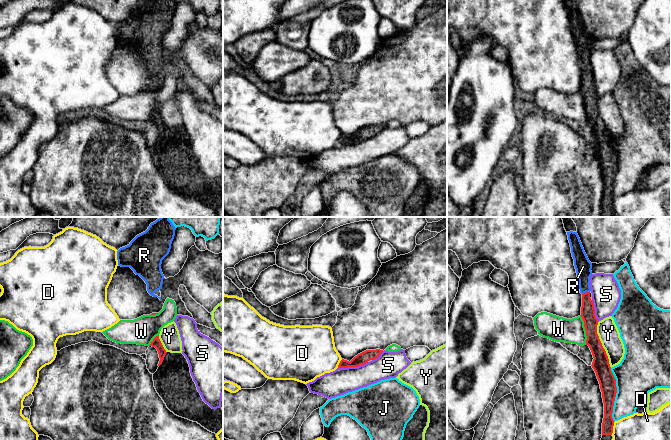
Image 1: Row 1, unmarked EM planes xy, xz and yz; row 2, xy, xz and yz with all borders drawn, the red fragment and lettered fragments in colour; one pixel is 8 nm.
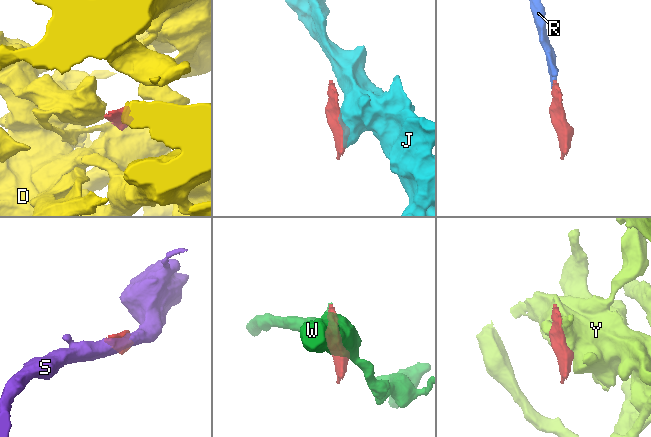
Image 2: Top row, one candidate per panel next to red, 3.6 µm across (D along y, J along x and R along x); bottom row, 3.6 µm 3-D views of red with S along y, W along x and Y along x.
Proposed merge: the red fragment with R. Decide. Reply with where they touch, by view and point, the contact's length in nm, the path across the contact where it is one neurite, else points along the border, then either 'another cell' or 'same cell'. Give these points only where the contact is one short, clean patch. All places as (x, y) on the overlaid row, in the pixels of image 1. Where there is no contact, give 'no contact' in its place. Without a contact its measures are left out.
meets red in yz at (586, 292); contact 70 nm long; runs through yz (587, 310), (586, 292), (583, 266); same cell

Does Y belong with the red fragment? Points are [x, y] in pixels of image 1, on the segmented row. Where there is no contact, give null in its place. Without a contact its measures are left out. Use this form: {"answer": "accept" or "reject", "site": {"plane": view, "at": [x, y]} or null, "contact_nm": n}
{"answer": "reject", "site": {"plane": "yz", "at": [601, 344]}, "contact_nm": 400}

